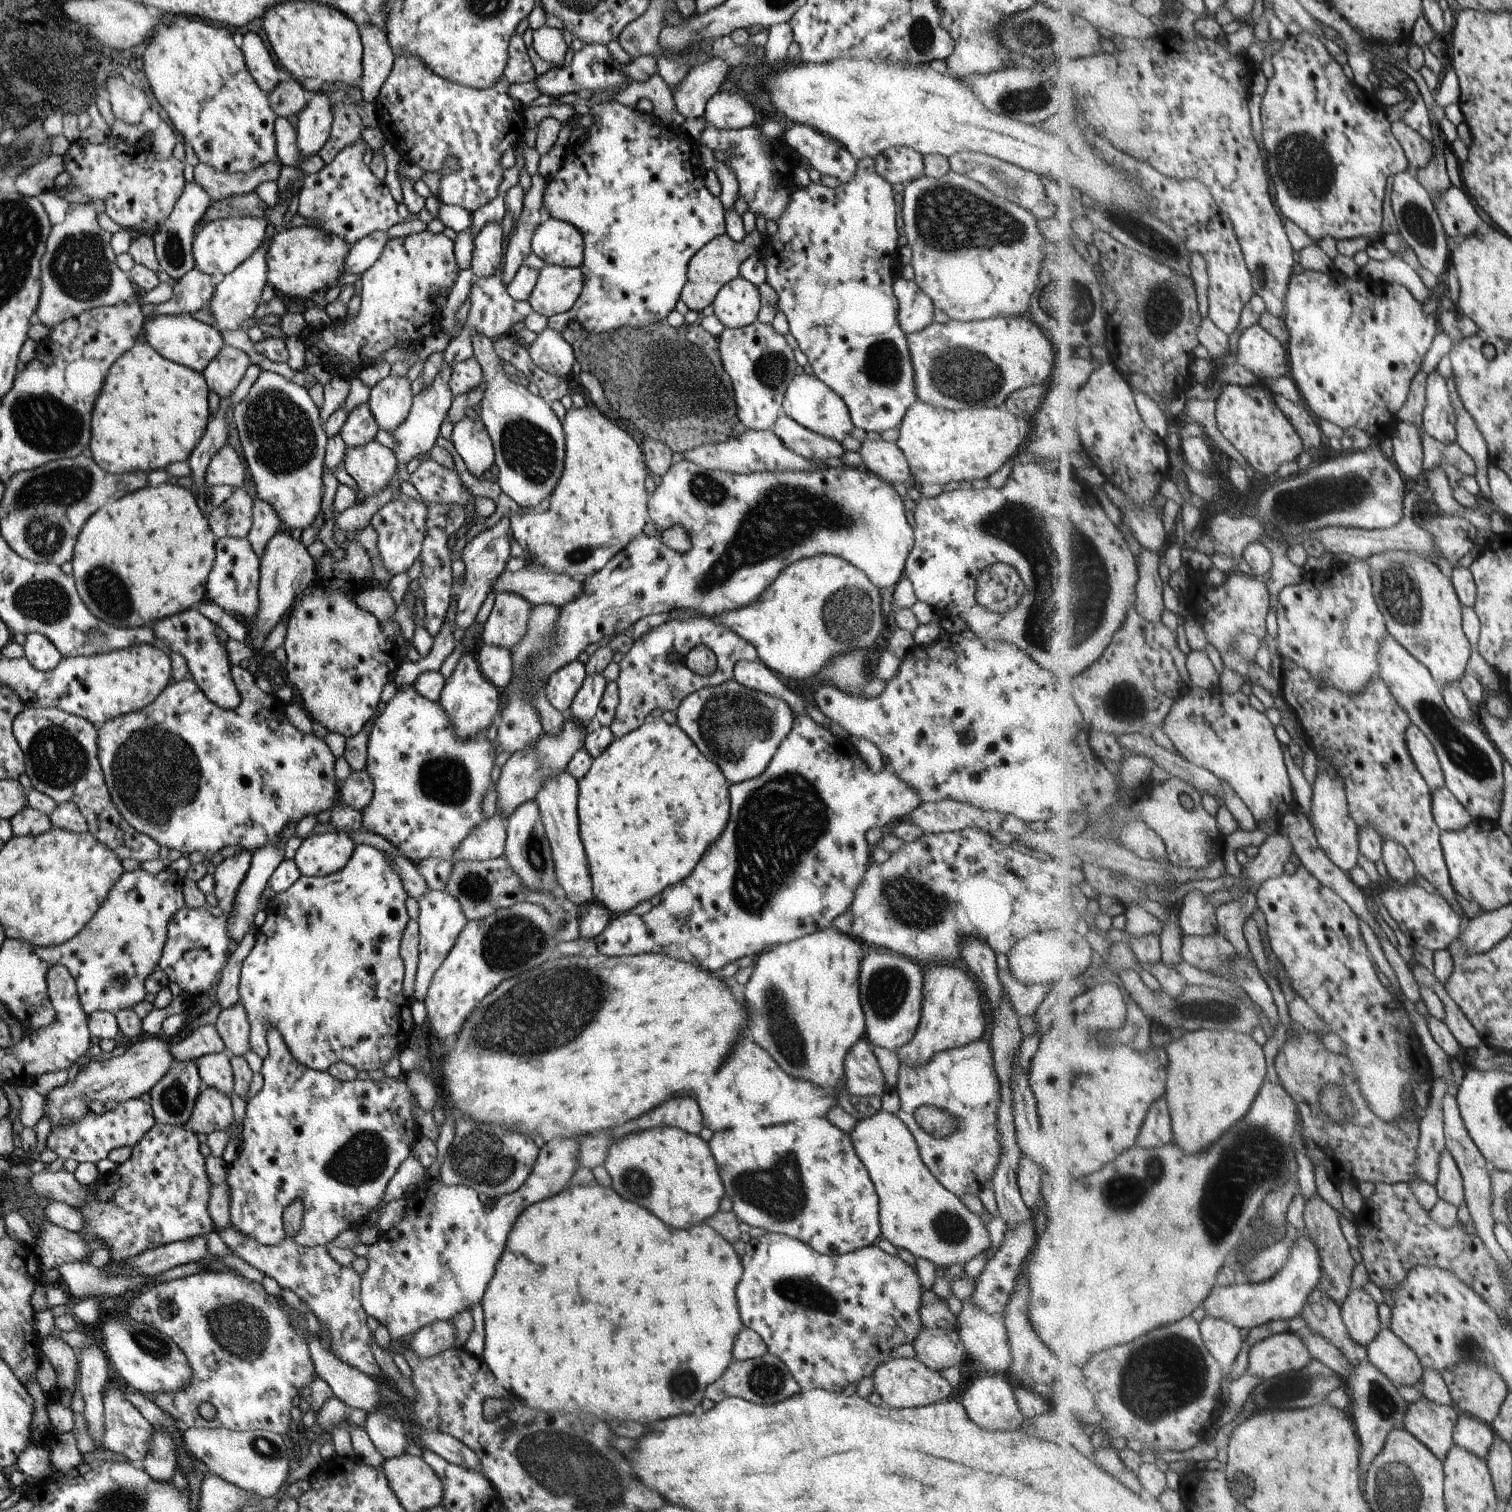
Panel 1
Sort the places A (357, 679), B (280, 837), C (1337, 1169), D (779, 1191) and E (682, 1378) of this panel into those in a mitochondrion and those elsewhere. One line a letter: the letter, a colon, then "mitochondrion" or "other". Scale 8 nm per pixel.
A: other
B: other
C: other
D: mitochondrion
E: mitochondrion

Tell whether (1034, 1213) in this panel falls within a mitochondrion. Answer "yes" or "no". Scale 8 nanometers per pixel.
no

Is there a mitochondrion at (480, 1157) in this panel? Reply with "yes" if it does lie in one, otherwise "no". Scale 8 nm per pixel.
yes

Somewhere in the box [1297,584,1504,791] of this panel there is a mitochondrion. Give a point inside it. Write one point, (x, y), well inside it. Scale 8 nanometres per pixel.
(1462, 751)

